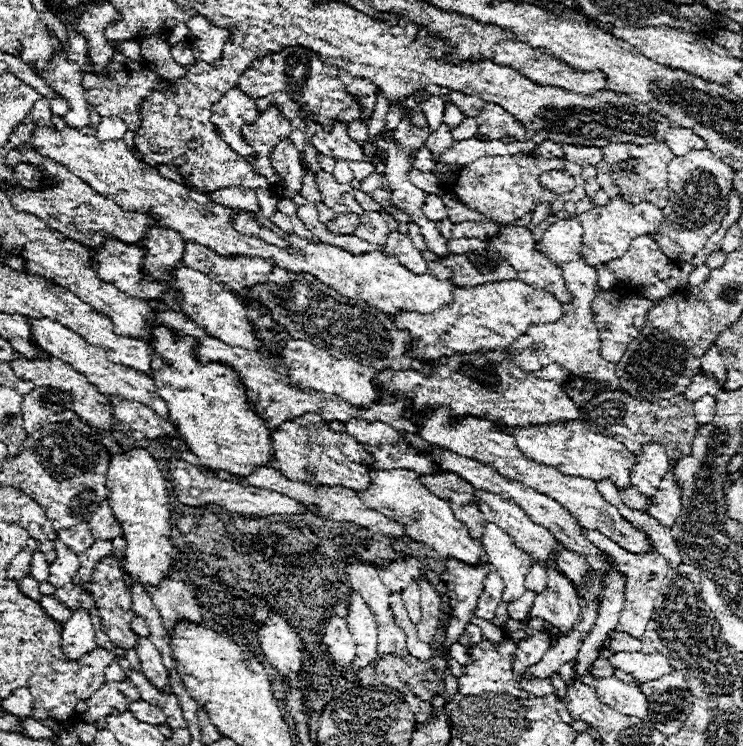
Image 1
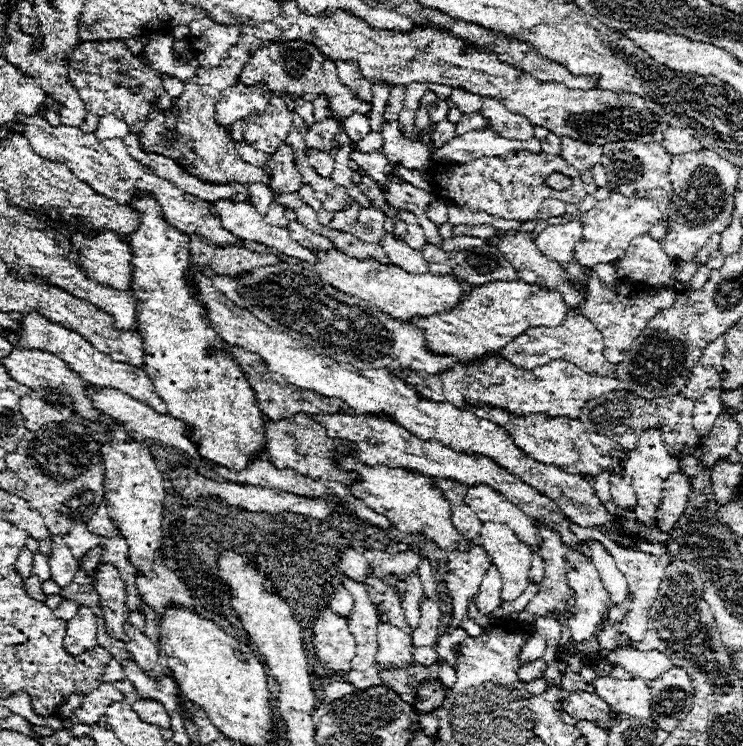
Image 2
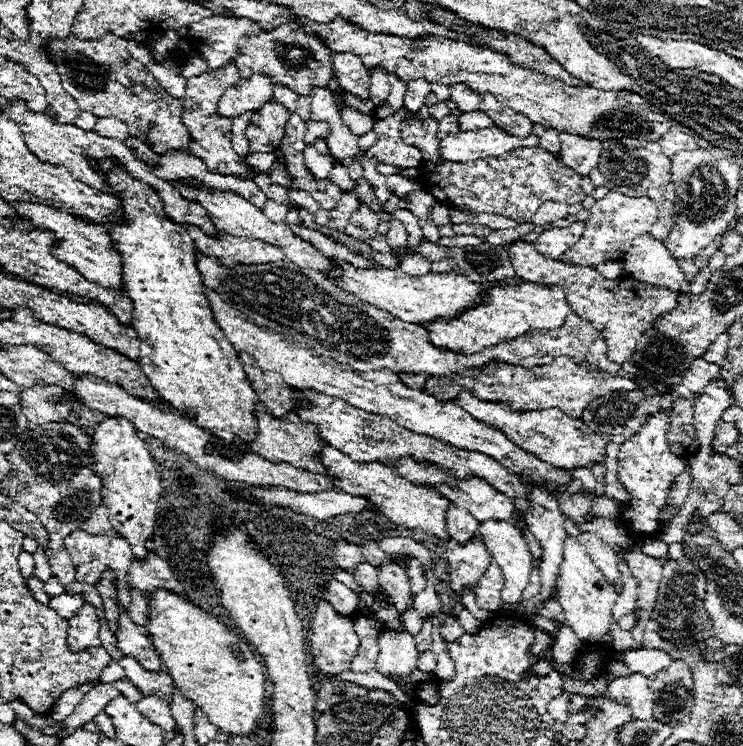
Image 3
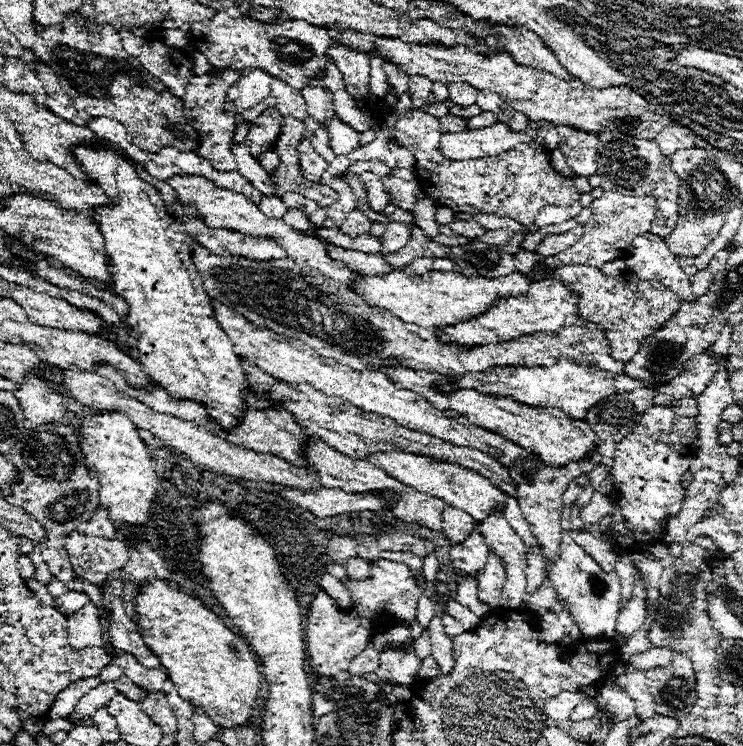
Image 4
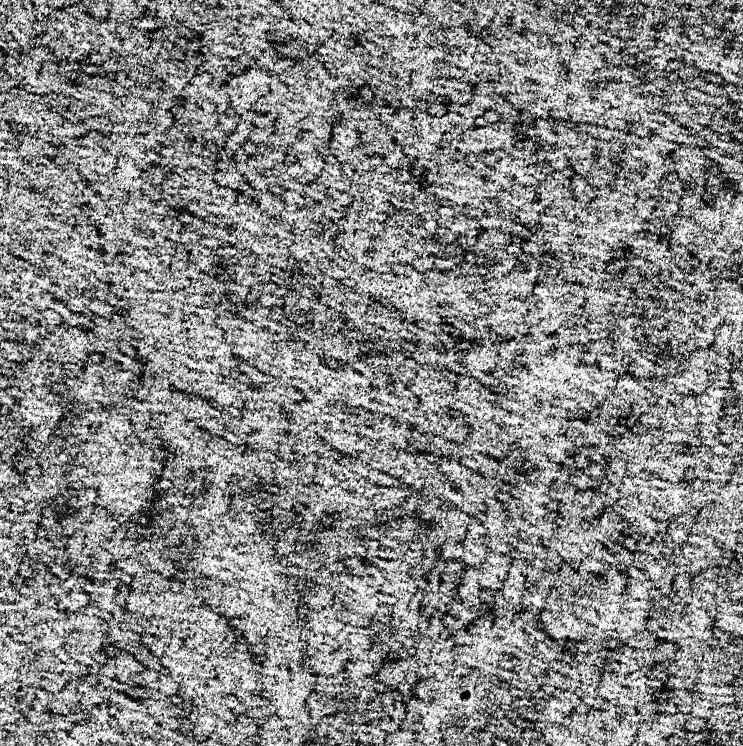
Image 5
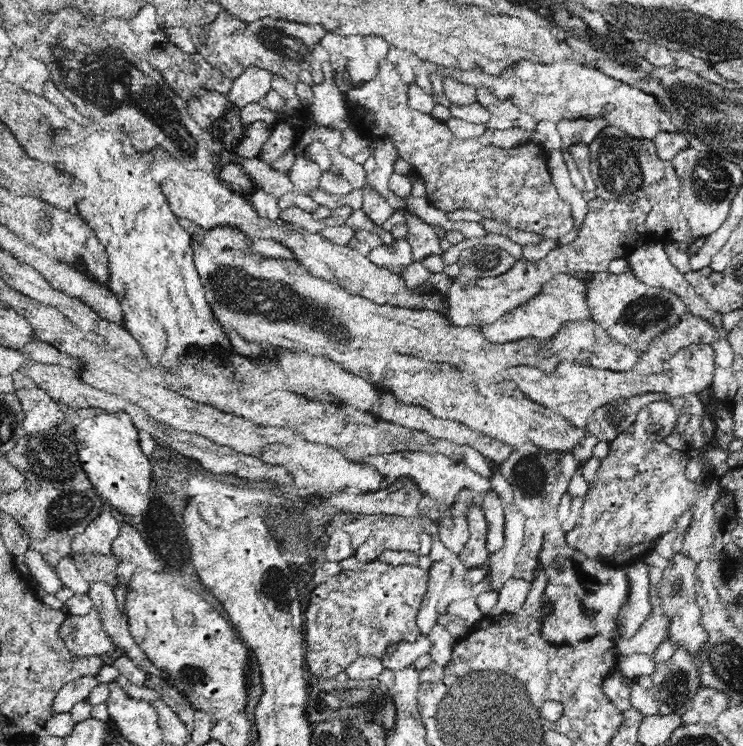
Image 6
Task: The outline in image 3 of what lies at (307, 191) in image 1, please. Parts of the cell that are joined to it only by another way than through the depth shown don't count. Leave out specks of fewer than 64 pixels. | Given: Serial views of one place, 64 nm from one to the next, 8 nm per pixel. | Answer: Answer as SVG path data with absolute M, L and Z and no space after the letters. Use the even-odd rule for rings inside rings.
M290 190L288 192L288 198L290 198L290 204L292 206L296 204L296 206L308 210L310 214L314 214L316 210L320 210L320 204L312 196L308 196L308 192L304 192L304 190Z

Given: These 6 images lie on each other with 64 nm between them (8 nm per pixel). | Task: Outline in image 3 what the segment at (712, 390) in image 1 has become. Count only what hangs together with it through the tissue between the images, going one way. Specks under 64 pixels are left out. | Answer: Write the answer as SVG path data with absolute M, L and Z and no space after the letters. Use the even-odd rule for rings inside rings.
M696 358L690 364L688 372L684 374L682 382L678 386L674 386L670 390L670 394L678 396L678 398L692 398L692 400L696 400L704 392L704 388L708 386L708 382L712 382L718 376L720 376L720 366L716 366L712 362L706 362L704 358Z

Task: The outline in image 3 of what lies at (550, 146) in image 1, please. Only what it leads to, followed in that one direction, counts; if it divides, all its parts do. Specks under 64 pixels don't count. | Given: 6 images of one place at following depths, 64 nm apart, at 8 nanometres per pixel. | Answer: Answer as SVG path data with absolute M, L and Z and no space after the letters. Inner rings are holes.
M546 128L546 132L540 136L540 142L538 142L544 150L552 152L552 154L558 154L560 150L560 142L558 142L558 132L552 130L552 128Z

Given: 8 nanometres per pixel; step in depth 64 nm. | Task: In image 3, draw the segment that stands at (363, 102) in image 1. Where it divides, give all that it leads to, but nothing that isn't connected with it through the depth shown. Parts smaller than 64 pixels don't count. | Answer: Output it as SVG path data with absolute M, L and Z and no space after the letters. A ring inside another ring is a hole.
M336 52L336 54L332 54L332 64L334 64L334 74L336 74L338 82L346 92L350 92L362 100L370 98L370 92L368 92L370 72L362 64L360 56L354 56L350 52L344 52L344 54Z

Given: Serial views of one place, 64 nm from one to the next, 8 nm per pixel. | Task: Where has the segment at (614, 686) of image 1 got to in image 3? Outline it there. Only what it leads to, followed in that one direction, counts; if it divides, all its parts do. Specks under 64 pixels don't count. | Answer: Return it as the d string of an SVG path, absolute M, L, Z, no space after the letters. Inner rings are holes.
M630 674L626 678L616 678L608 684L606 696L616 698L618 702L628 702L632 706L634 714L640 714L640 710L652 710L652 694L646 686L646 676L642 674Z

